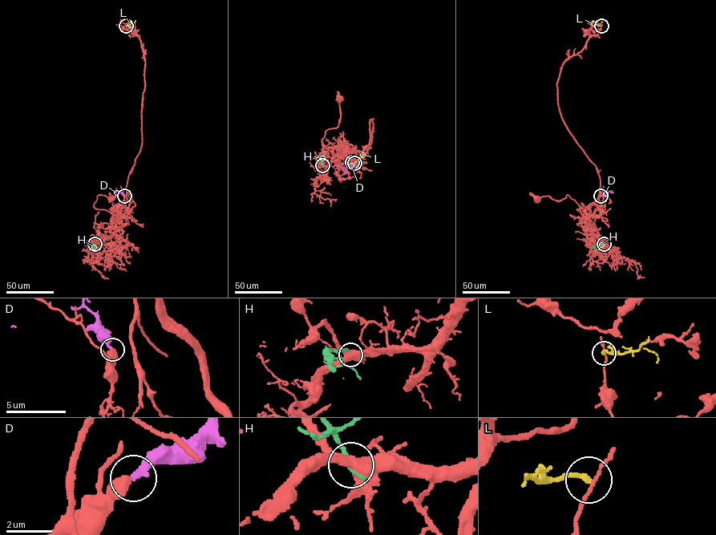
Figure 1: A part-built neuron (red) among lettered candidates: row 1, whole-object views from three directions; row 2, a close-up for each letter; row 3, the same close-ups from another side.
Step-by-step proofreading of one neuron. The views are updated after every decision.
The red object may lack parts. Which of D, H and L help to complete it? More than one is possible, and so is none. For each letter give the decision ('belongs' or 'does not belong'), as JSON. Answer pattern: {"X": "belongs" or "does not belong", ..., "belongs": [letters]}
{"D": "belongs", "H": "does not belong", "L": "does not belong", "belongs": ["D"]}

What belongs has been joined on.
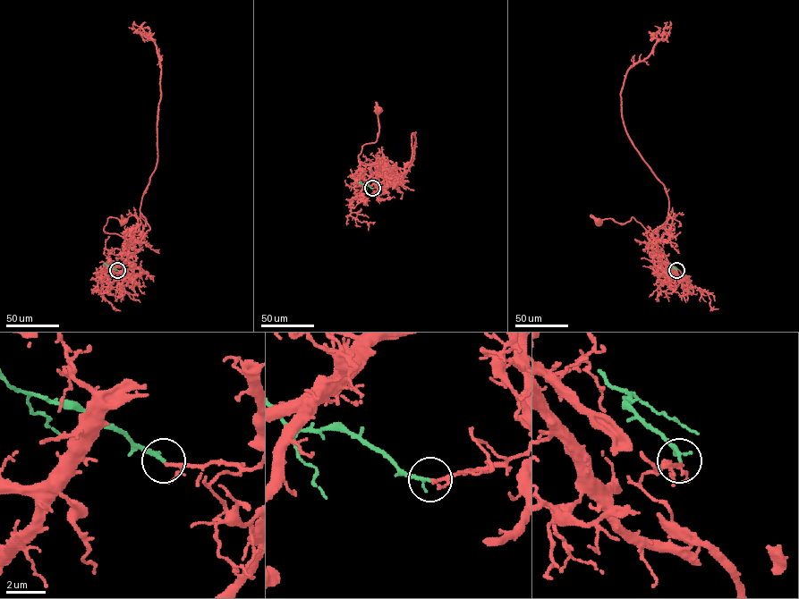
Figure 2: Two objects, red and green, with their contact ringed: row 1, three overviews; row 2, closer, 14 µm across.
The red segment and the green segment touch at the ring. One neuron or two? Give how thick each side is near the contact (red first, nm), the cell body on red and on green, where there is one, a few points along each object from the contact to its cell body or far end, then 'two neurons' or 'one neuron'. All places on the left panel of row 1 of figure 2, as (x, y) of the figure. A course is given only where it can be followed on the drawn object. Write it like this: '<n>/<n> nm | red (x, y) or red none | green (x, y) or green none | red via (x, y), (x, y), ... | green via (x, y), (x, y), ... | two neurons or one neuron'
100/200 nm | red (123, 221) | green none | red via (117, 270), (128, 259), (131, 237), (104, 229), (109, 217), (123, 222) | green via (117, 270), (104, 263) | one neuron

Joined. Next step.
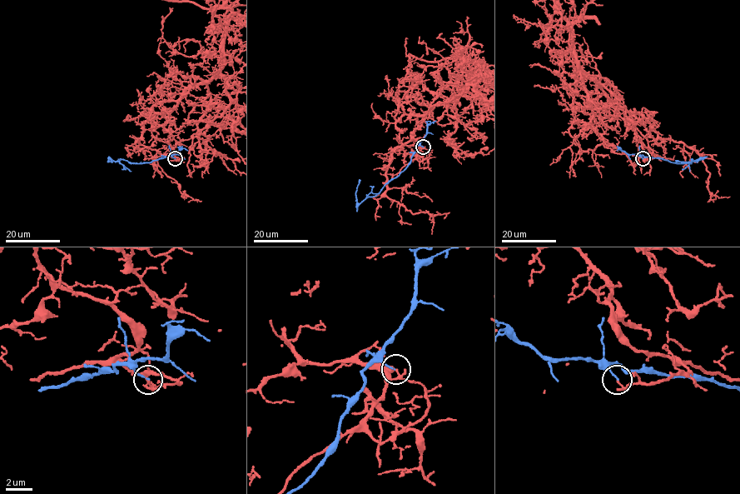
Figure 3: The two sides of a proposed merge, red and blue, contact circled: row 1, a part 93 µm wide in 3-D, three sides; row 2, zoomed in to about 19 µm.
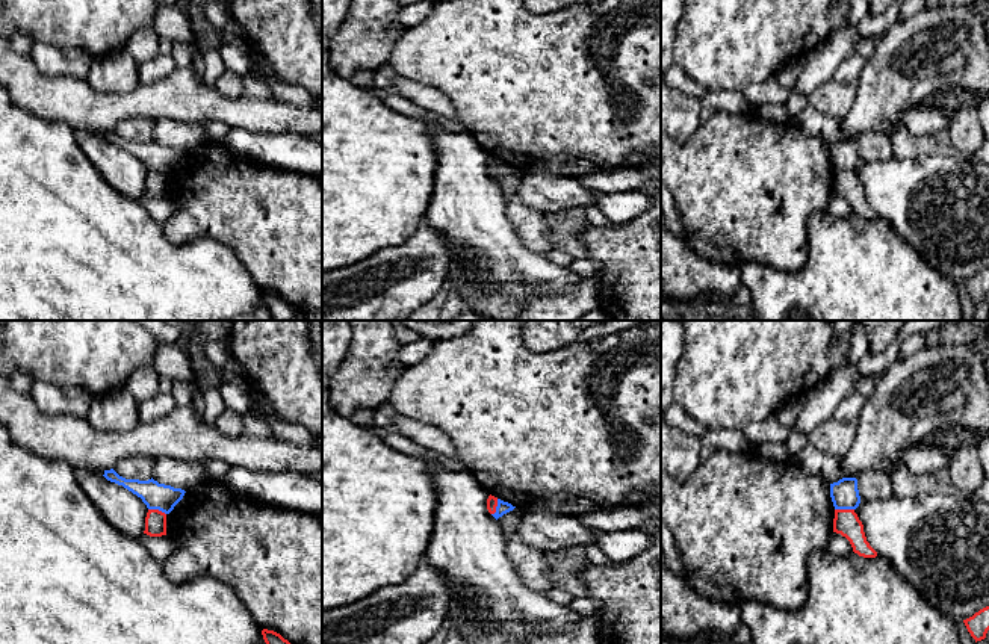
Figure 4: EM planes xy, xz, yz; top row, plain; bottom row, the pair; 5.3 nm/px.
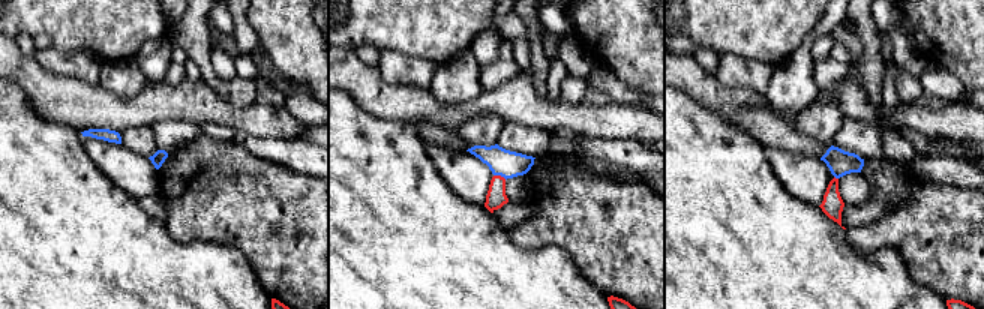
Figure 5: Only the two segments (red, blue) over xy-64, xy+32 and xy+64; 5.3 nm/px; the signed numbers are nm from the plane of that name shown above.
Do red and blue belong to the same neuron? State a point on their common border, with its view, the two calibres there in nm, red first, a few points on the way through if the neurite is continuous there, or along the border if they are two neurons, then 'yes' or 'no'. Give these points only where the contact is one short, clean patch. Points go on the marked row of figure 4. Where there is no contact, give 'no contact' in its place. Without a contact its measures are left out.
yz (844, 510) | 140/150 nm | along yz (835, 508), (853, 510) | no

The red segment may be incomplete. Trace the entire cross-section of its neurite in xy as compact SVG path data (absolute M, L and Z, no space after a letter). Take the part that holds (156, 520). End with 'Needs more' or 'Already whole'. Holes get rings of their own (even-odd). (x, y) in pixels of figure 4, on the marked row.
M148 509L144 534L150 537L166 535L166 514L159 509Z. Already whole

